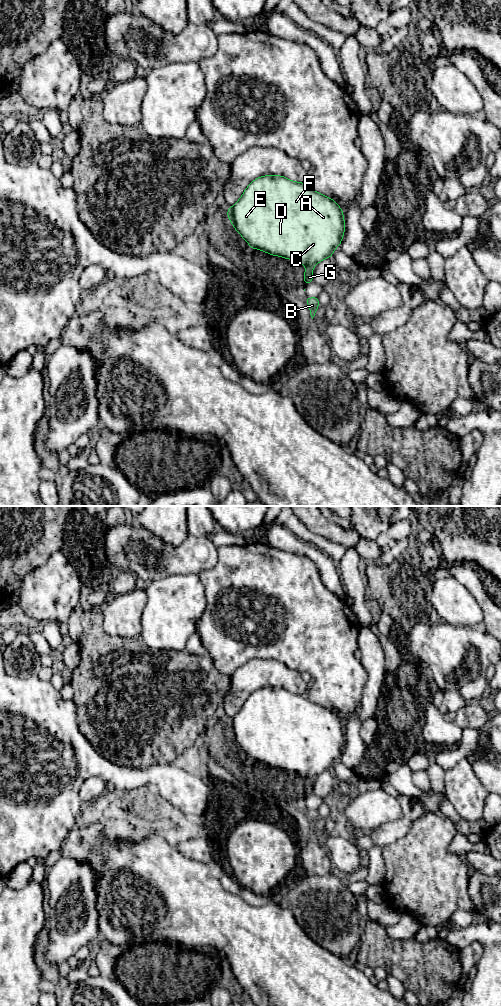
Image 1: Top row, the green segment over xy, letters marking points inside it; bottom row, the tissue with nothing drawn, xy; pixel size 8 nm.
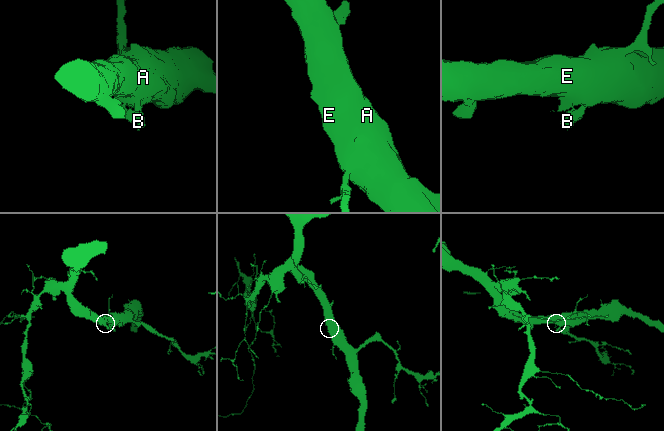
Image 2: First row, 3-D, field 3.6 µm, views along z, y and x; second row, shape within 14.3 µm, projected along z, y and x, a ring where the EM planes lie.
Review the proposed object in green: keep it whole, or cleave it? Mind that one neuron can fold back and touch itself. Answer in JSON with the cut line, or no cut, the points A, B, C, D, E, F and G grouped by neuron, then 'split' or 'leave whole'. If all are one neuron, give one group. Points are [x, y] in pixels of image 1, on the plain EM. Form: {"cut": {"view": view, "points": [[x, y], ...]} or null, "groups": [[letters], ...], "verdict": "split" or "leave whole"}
{"cut": {"view": "xy", "points": [[306, 777], [312, 780]]}, "groups": [["A", "C", "D", "E", "F"], ["B", "G"]], "verdict": "split"}

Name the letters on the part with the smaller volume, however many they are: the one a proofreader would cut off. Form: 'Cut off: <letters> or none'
Cut off: B, G

